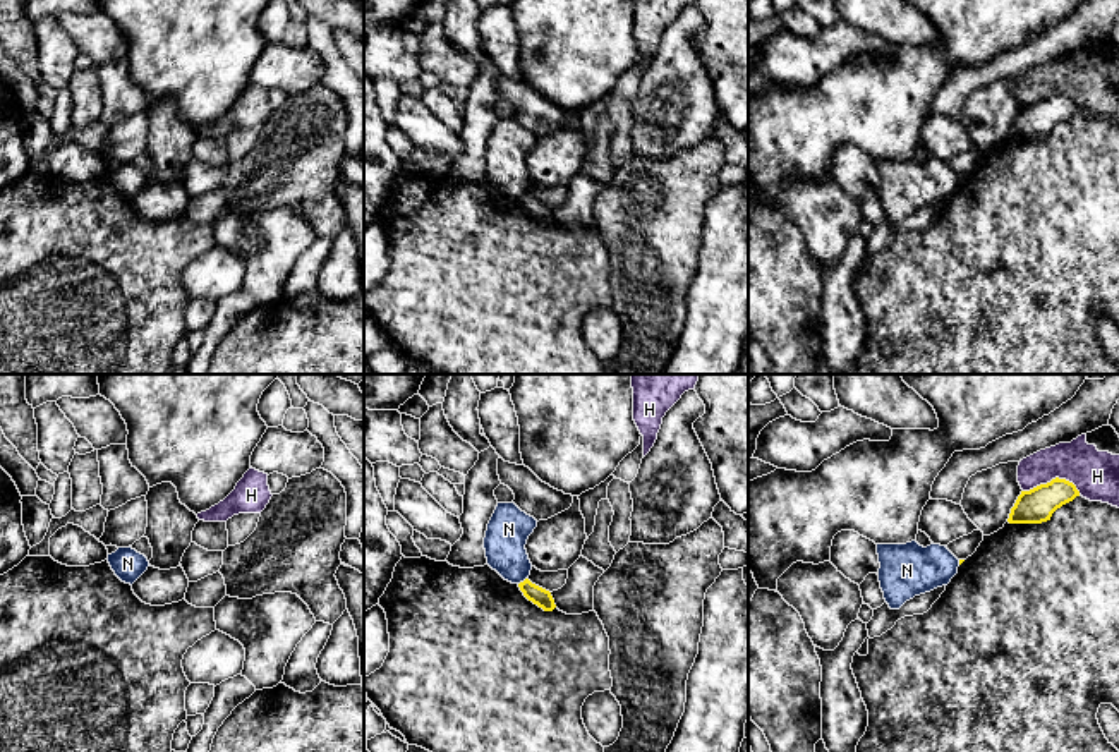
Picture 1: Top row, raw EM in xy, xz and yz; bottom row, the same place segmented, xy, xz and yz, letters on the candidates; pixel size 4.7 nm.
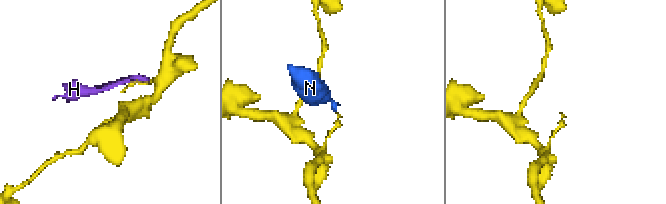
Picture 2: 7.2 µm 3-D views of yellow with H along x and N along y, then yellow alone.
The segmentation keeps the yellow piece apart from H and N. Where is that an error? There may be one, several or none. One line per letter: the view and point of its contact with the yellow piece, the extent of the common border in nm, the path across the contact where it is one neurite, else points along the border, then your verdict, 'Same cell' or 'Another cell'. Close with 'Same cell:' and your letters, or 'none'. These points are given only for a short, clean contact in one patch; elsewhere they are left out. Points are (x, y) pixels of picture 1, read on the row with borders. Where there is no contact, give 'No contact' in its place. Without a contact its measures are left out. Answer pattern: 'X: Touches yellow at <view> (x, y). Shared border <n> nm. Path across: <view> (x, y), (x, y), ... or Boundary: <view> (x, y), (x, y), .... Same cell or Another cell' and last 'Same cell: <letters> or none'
H: Touches yellow at yz (1052, 479). Shared border 280 nm. Another cell
N: Touches yellow at xz (524, 581). Shared border 60 nm. Boundary: xz (527, 577), (519, 584). Another cell
Same cell: none

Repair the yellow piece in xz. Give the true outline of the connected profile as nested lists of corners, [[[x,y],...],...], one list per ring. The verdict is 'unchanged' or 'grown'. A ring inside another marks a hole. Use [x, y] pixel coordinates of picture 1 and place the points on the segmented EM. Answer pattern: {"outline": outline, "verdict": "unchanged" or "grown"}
{"outline": [[[529,579],[518,584],[523,596],[542,608],[544,611],[553,611],[556,608],[554,599],[549,591],[532,584]]], "verdict": "unchanged"}

